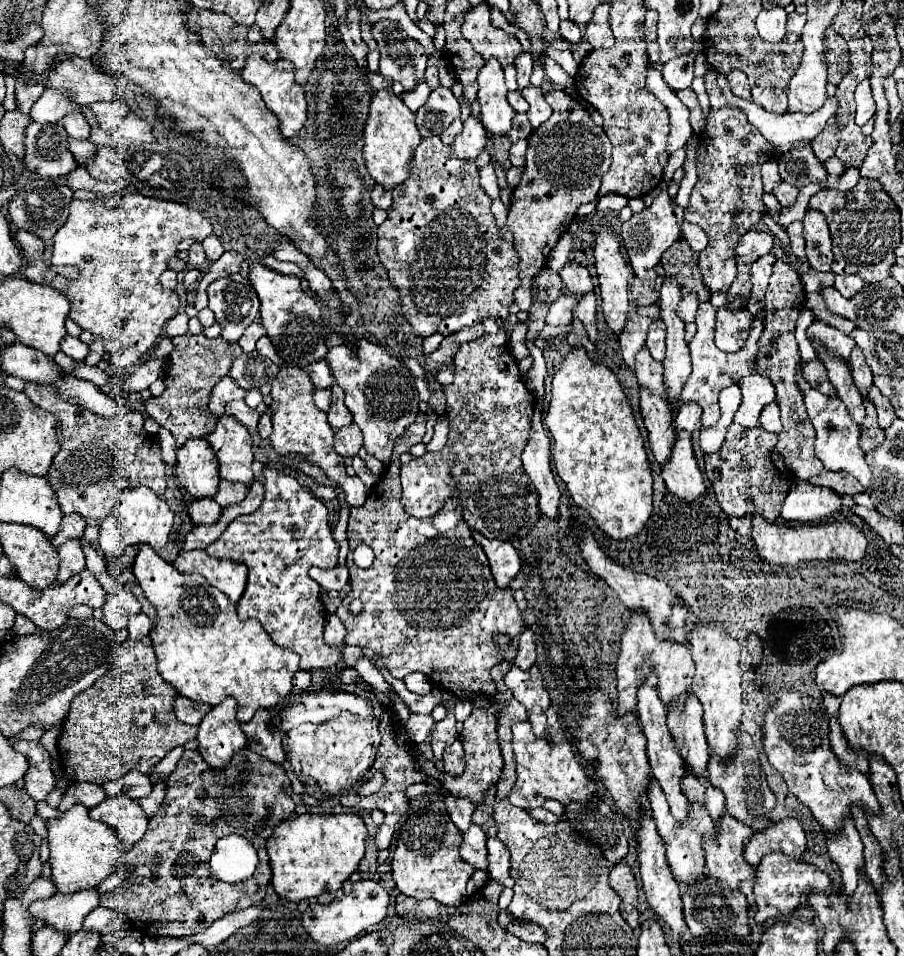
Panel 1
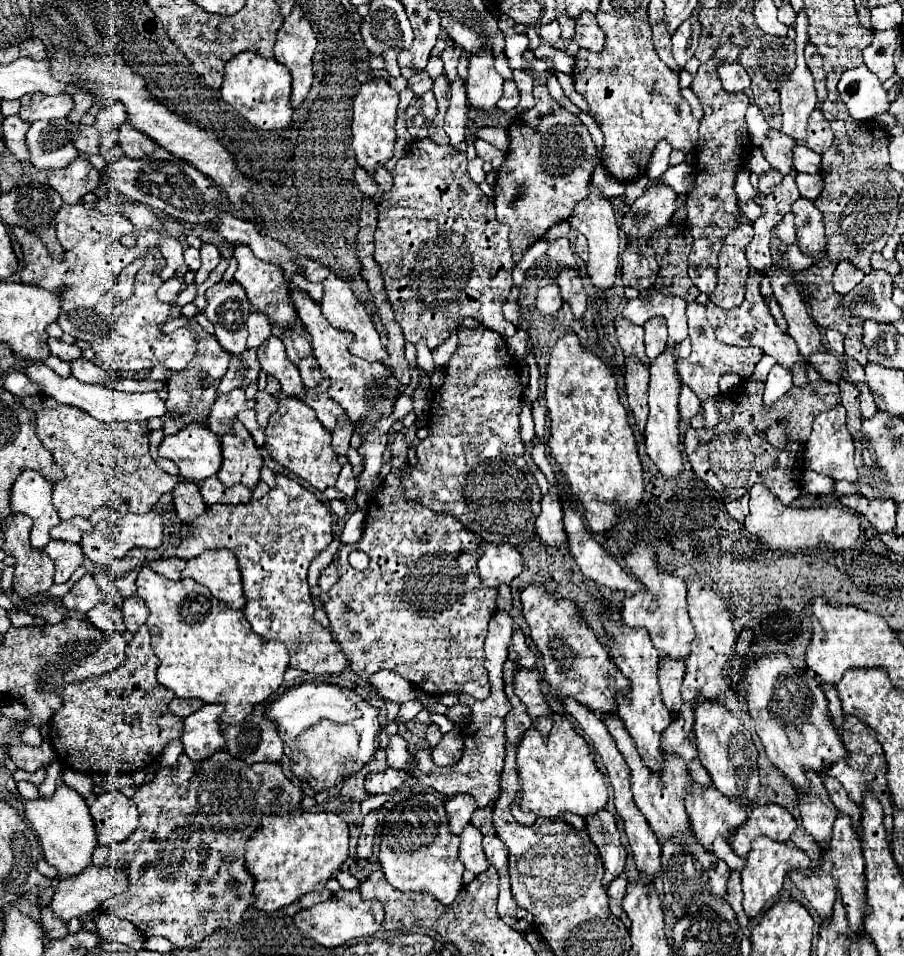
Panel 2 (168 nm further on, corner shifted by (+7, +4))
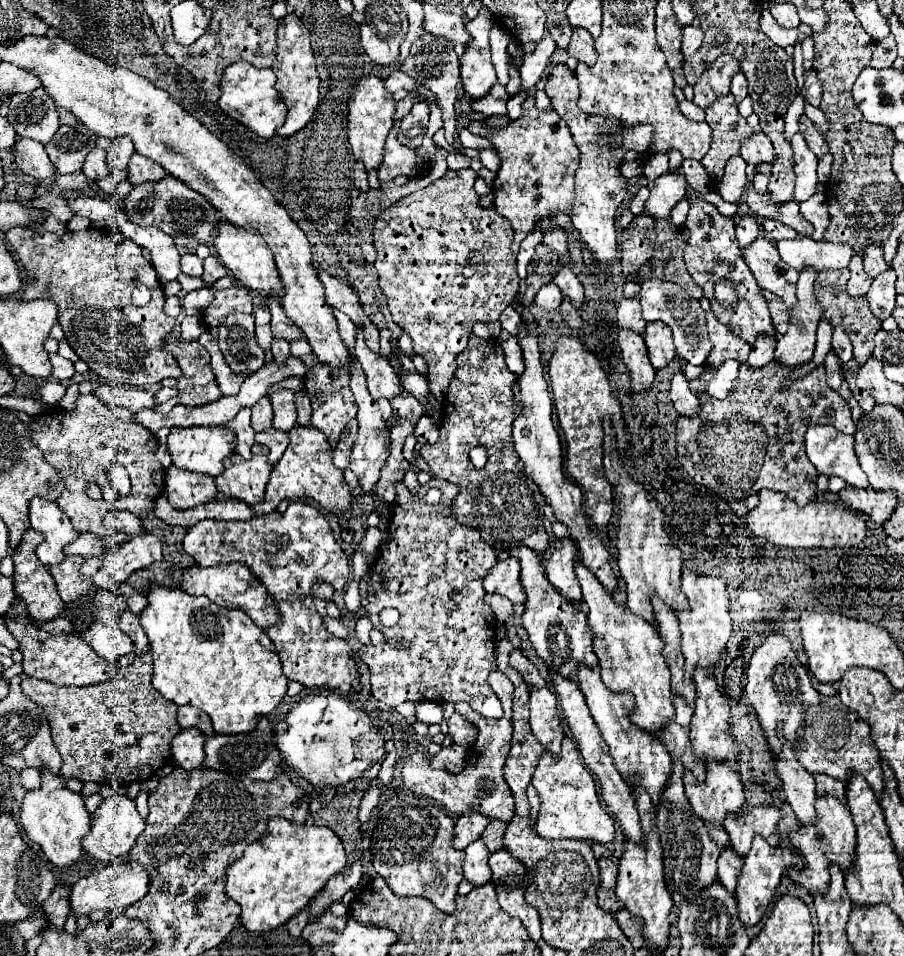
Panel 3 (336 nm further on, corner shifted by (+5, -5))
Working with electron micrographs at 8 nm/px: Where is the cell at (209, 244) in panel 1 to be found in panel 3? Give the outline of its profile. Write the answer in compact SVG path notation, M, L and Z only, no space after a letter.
M208 256L208 258L204 260L202 280L204 280L206 284L212 284L212 282L216 282L218 278L222 278L222 276L226 276L226 274L228 274L226 268L220 264L220 260L218 260L216 256Z

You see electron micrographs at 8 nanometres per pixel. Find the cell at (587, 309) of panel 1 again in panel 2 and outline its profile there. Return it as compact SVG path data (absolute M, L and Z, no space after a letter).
M562 269L558 275L558 287L562 289L562 297L566 303L570 303L574 319L582 319L586 311L586 293L582 287L582 277L574 269Z

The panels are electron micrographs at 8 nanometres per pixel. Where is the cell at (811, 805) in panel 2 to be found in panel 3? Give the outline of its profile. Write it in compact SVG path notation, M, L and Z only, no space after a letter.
M782 742L782 750L774 754L776 774L782 782L786 800L790 802L792 810L796 812L802 824L812 824L816 818L814 814L814 800L816 800L816 784L812 774L802 768L802 764L794 756L794 748L790 742Z

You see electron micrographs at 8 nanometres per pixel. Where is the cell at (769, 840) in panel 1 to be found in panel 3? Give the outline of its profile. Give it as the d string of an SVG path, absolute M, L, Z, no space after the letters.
M756 806L742 816L726 816L724 828L730 834L732 850L738 856L746 856L746 852L750 850L750 842L756 834L760 834L772 846L778 846L778 820L780 810L776 806Z

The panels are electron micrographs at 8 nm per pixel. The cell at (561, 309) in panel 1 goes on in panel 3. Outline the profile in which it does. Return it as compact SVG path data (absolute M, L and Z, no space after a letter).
M554 282L544 284L534 298L534 304L540 308L546 308L546 310L558 310L560 302L562 302L562 292Z

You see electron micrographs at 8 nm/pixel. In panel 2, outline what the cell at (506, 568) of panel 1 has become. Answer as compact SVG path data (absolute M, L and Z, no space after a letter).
M482 543L482 555L478 559L478 571L484 587L498 587L510 583L524 569L522 555L510 543L494 545Z

